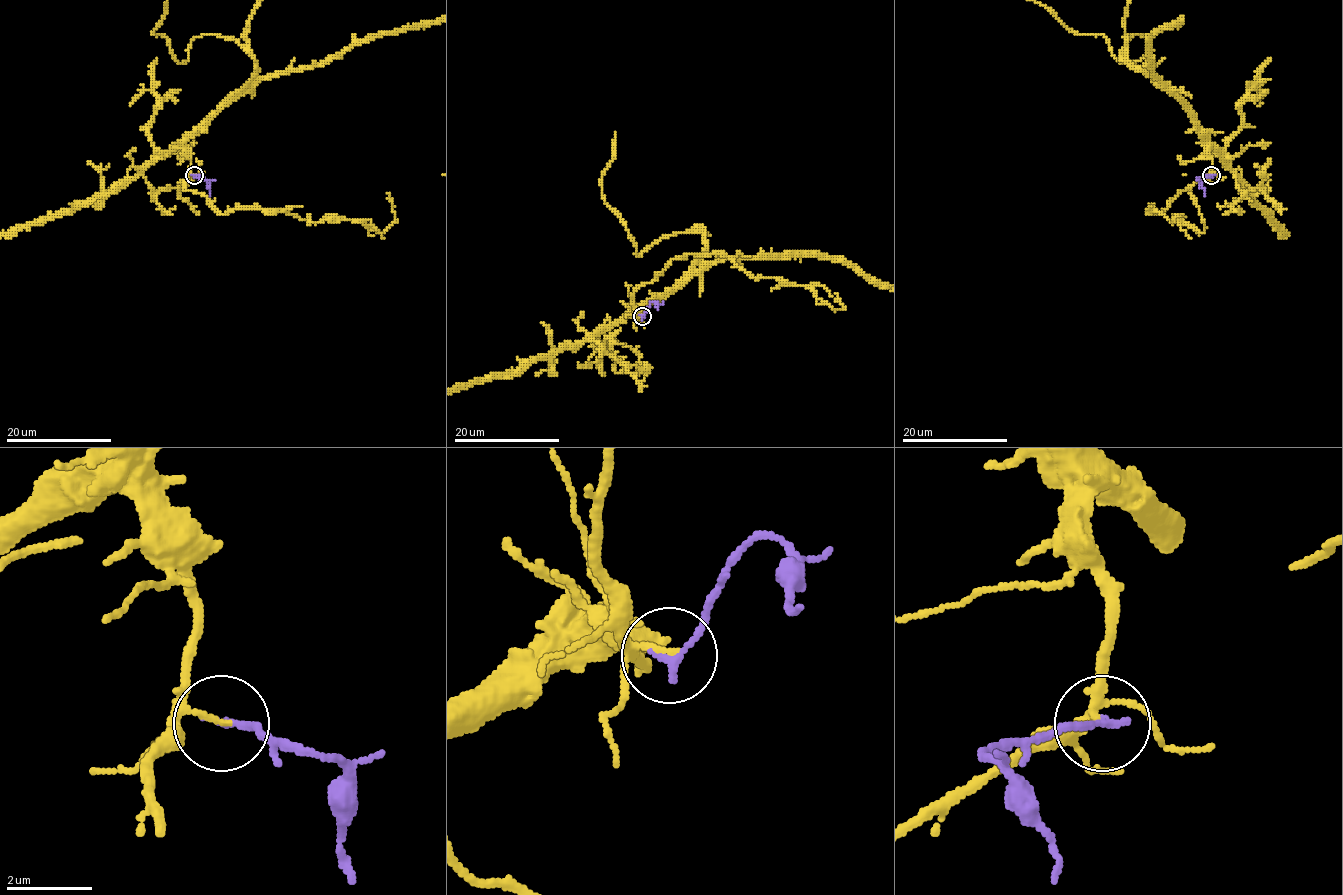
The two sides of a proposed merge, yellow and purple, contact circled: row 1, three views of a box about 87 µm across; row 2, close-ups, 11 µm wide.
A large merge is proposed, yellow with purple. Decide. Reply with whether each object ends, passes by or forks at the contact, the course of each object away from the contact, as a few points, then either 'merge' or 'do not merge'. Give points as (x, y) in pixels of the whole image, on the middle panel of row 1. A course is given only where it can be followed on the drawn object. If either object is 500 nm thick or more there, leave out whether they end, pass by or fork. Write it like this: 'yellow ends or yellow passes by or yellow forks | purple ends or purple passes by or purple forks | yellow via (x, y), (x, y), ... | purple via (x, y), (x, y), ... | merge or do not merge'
yellow passes by | purple ends | purple via (642, 315), (654, 301), (658, 310) | merge

